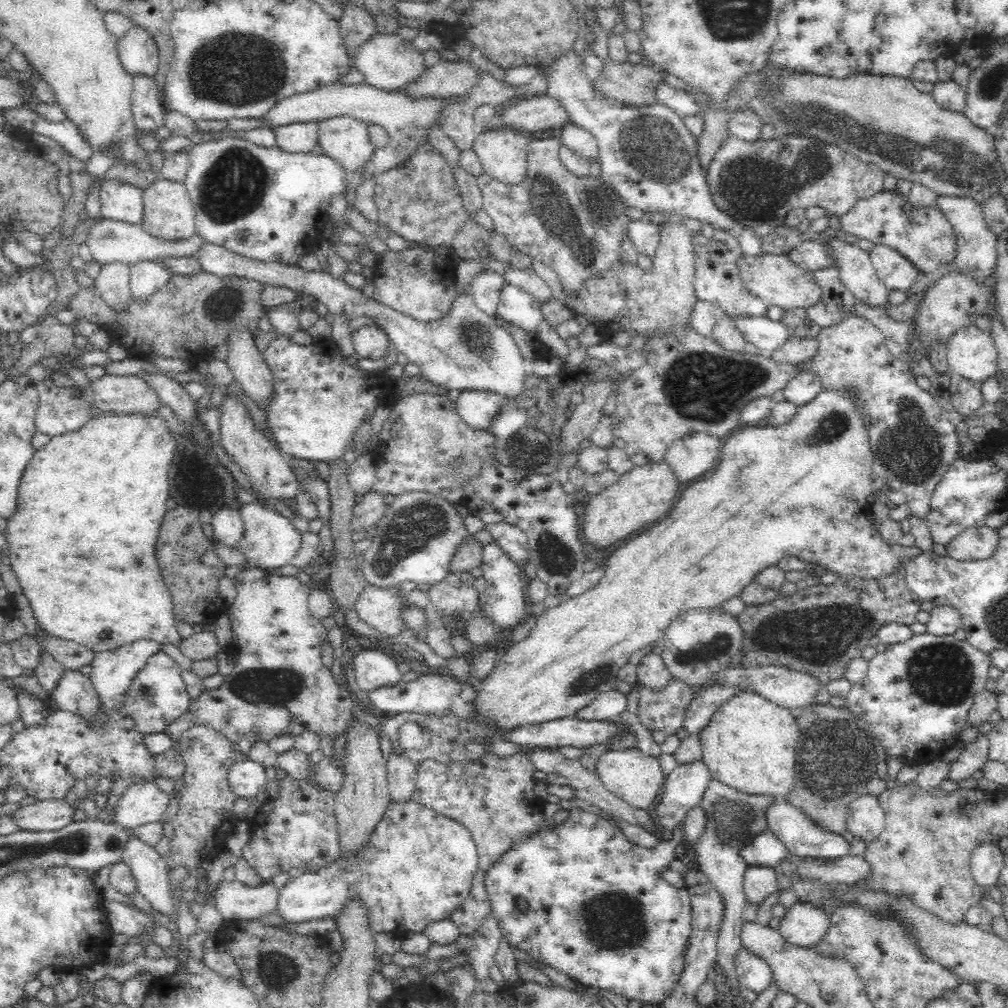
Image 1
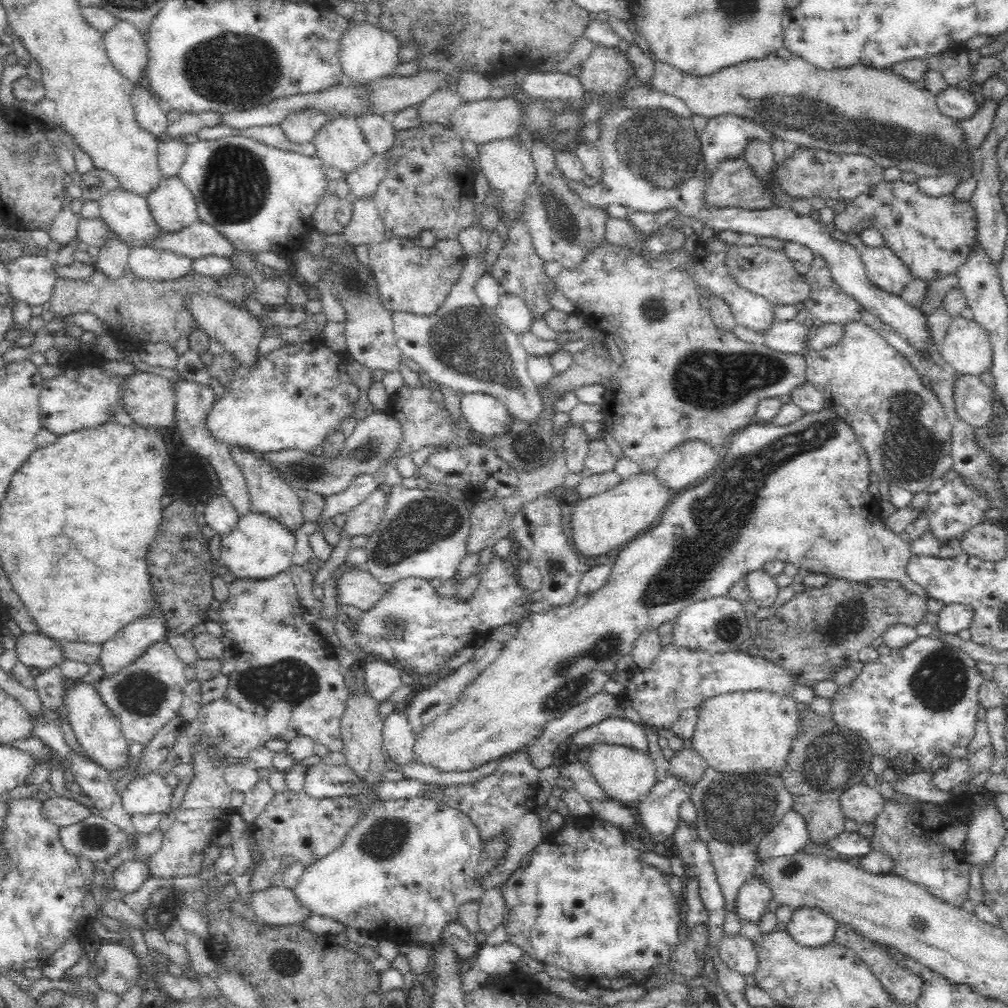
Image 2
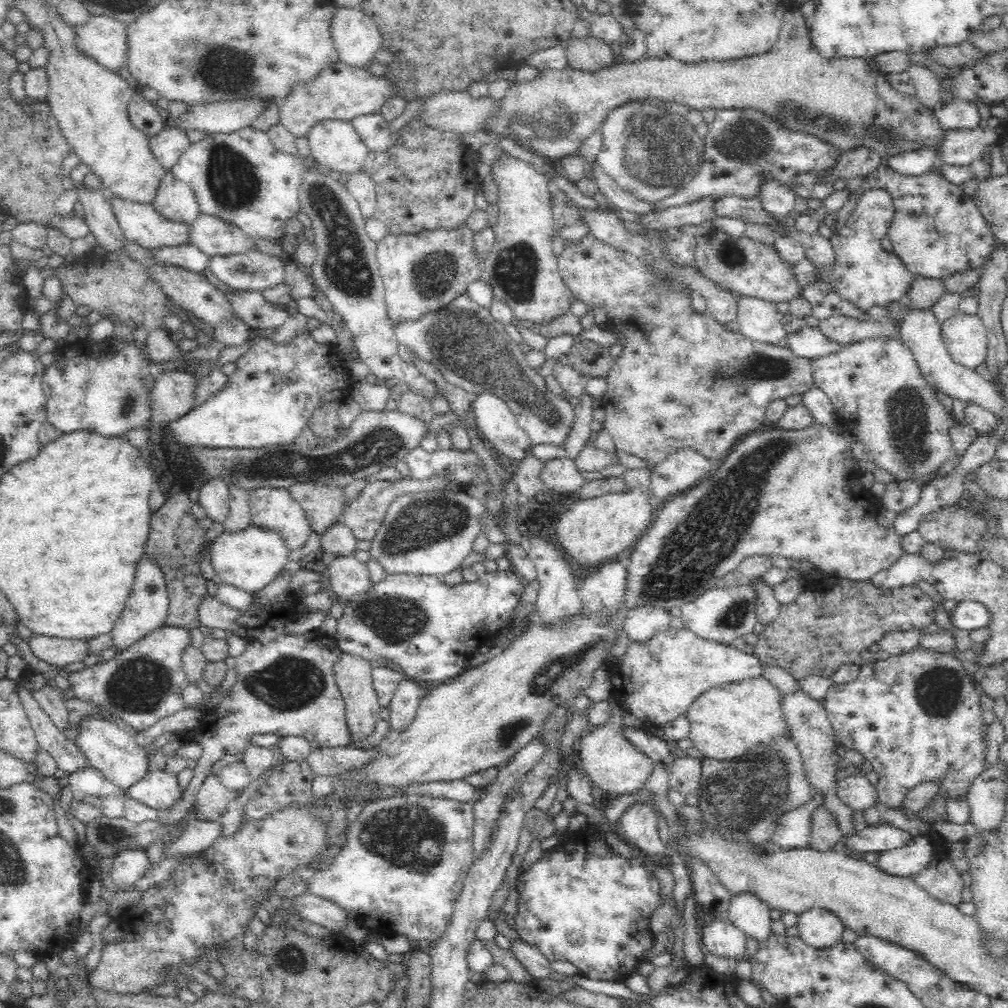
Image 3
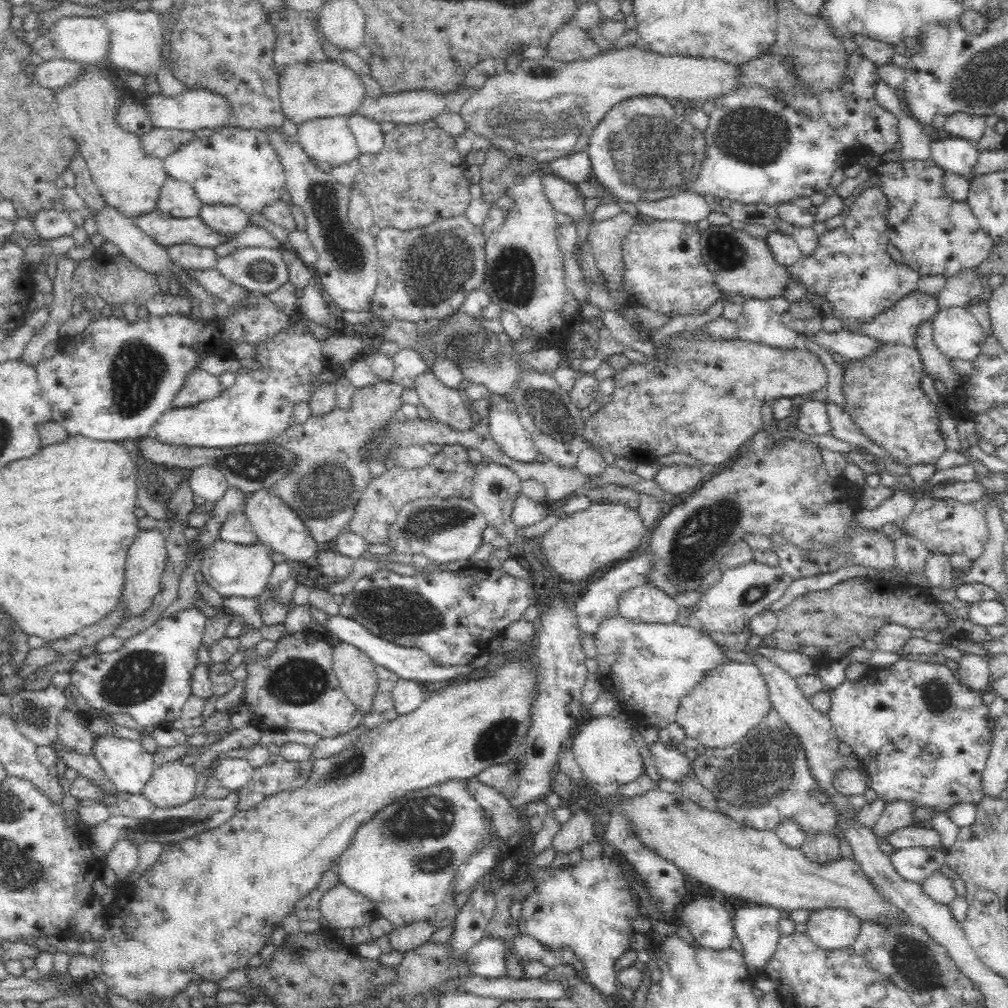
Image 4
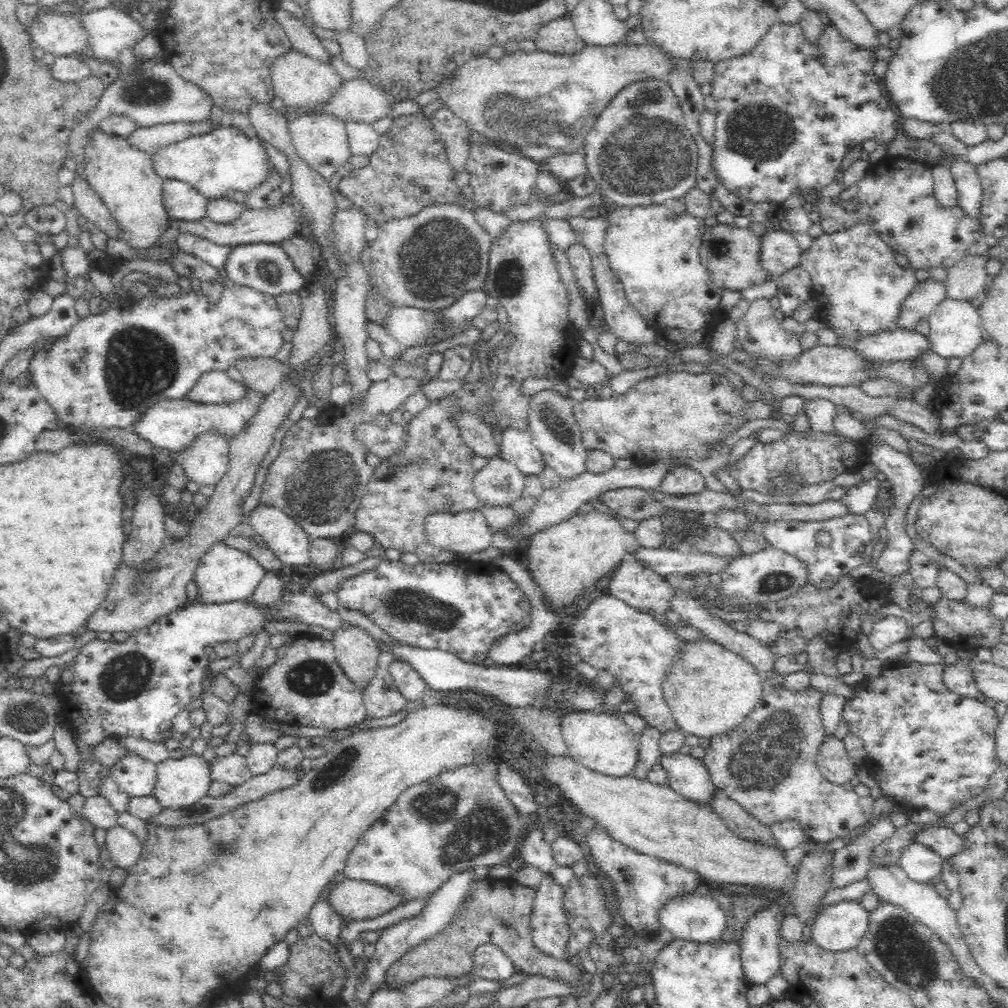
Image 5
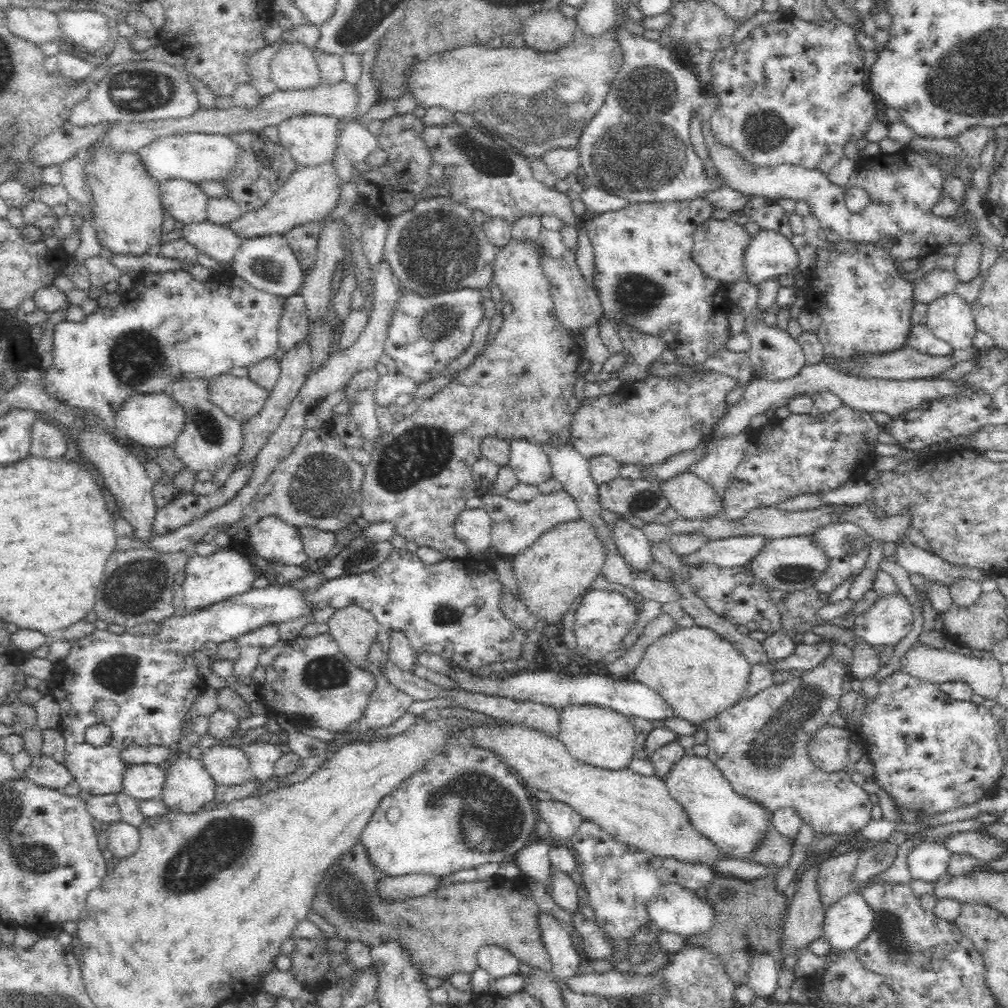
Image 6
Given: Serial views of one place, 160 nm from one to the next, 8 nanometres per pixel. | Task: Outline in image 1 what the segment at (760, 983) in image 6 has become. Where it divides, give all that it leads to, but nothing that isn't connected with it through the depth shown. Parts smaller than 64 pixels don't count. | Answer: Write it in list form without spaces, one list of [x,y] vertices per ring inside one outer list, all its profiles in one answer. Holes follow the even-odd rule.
[[[750,865],[744,872],[743,889],[748,902],[762,902],[765,896],[777,890],[776,872],[773,867]]]

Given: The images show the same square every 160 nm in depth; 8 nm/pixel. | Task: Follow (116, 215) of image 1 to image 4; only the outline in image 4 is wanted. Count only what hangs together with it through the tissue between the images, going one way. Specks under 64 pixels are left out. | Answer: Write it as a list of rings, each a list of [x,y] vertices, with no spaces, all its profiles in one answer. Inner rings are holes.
[[[158,209],[140,218],[130,218],[140,229],[162,247],[167,248],[174,244],[194,244],[216,248],[220,244],[231,242],[240,237],[243,232],[238,234],[221,234],[210,225],[204,223],[199,216],[192,218],[174,218],[166,215]]]

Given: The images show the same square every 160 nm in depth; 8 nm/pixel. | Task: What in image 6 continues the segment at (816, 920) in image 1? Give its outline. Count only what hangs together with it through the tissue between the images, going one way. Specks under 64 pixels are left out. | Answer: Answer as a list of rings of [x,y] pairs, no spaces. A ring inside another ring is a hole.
[[[852,890],[825,911],[822,936],[830,942],[833,952],[855,950],[856,946],[872,932],[874,926],[874,909],[865,901],[860,892]]]

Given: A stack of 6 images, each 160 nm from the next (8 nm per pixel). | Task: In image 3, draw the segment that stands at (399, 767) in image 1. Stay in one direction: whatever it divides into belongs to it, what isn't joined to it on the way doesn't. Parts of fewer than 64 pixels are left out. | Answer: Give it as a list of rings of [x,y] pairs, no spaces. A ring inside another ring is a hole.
[[[410,678],[398,684],[389,704],[390,727],[393,730],[404,730],[414,720],[422,693],[420,685]]]

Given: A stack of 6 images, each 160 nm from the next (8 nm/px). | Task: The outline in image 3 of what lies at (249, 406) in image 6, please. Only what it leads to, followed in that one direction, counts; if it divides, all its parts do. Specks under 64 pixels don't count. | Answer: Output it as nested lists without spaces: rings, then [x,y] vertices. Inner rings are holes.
[[[172,370],[157,379],[152,391],[152,422],[156,428],[184,416],[196,400],[200,378]]]

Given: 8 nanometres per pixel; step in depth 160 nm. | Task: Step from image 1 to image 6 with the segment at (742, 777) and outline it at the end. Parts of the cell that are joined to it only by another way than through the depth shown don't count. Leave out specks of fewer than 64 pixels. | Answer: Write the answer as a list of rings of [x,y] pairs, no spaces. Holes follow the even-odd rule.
[[[676,625],[670,632],[659,636],[656,639],[656,642],[653,642],[650,646],[646,647],[644,654],[641,656],[640,662],[635,666],[630,678],[654,689],[658,694],[660,694],[660,696],[666,699],[666,702],[672,706],[672,709],[675,710],[682,720],[686,720],[694,724],[697,728],[700,728],[702,724],[708,720],[708,717],[718,716],[718,712],[722,712],[722,710],[726,710],[728,707],[738,703],[737,698],[745,687],[750,669],[751,664],[748,662],[746,657],[742,655],[742,653],[740,653],[740,651],[729,640],[722,638],[717,632],[714,632],[714,630],[703,627],[702,625],[688,626],[688,628]]]

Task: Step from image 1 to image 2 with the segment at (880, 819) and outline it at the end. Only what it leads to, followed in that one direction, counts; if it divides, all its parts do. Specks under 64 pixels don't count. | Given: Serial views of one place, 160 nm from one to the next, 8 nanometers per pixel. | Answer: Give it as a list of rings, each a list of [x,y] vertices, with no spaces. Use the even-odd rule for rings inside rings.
[[[864,783],[850,785],[840,796],[839,803],[845,818],[860,826],[874,824],[879,812],[882,812],[884,801],[875,788]]]

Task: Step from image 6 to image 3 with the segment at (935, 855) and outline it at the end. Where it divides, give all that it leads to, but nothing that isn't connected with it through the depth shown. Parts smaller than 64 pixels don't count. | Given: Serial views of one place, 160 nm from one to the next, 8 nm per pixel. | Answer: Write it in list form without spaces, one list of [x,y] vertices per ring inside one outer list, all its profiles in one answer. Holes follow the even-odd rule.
[[[930,835],[915,836],[906,846],[882,852],[876,866],[892,876],[913,878],[930,867],[936,842]]]

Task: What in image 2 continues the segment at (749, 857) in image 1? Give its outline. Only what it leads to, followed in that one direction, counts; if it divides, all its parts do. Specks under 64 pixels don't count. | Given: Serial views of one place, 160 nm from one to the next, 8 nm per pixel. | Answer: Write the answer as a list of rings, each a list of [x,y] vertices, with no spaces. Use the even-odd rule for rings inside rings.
[[[790,809],[758,842],[757,861],[764,864],[772,858],[793,856],[808,842],[811,838],[804,817]]]

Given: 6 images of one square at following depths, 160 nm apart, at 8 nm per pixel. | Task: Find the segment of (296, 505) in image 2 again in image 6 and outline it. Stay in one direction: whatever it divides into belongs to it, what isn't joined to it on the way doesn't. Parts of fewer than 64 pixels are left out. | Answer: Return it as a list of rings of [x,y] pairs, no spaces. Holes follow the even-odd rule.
[[[266,515],[248,533],[244,548],[251,556],[258,556],[267,562],[276,561],[280,566],[300,566],[309,556],[303,549],[298,528]]]

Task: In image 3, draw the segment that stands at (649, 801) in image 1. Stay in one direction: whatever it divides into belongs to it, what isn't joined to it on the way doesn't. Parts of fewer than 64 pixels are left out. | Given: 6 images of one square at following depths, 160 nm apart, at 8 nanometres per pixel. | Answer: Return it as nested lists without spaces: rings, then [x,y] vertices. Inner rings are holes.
[[[615,706],[609,720],[602,726],[596,726],[594,730],[586,732],[579,738],[580,746],[578,756],[580,763],[578,768],[584,772],[590,780],[592,788],[597,788],[608,793],[609,798],[620,794],[630,794],[646,786],[646,782],[653,771],[654,765],[649,757],[646,757],[625,734],[625,711]]]

